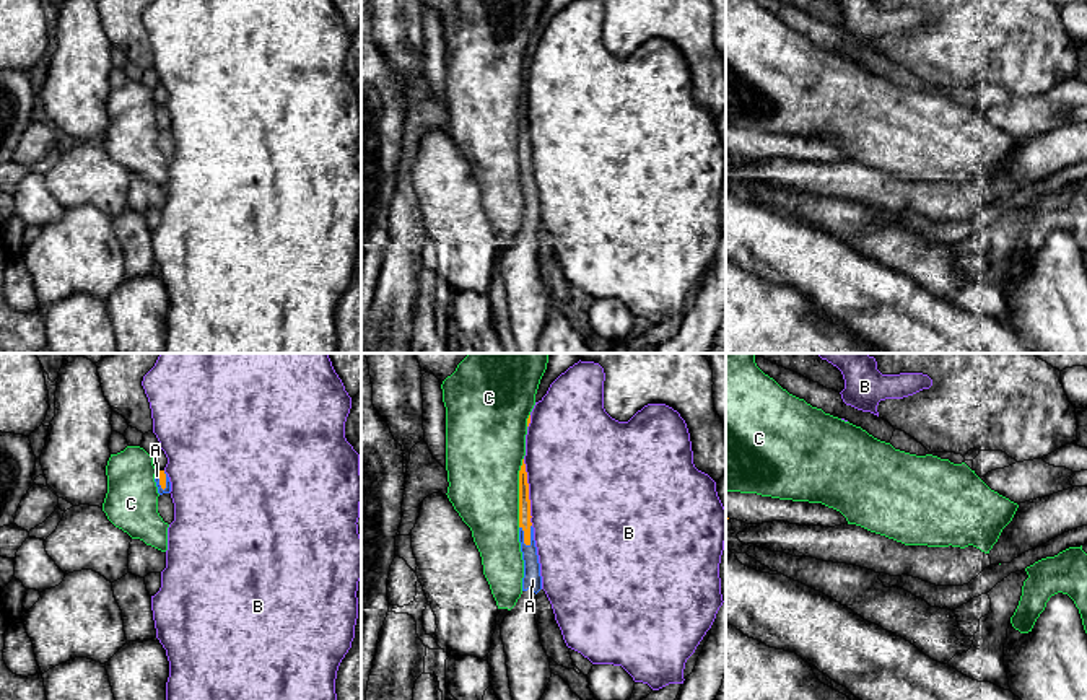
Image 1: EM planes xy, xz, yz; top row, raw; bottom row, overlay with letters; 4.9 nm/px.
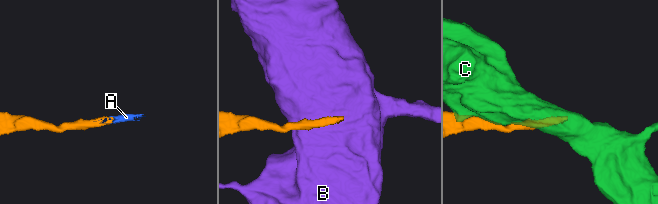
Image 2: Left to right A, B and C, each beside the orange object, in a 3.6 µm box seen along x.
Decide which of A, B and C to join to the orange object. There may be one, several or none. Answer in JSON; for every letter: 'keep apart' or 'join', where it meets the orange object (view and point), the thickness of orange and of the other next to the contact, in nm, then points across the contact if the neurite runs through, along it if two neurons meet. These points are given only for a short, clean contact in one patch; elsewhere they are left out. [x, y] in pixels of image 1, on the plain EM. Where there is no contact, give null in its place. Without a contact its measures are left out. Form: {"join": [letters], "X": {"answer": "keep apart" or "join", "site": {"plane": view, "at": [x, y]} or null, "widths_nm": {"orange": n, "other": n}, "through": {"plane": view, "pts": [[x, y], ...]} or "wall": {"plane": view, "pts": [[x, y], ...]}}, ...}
{"join": ["A"], "A": {"answer": "join", "site": {"plane": "xz", "at": [529, 171]}, "widths_nm": {"orange": 60, "other": 90}, "through": {"plane": "xz", "pts": [[524, 139], [524, 163], [529, 171], [532, 215]]}}, "B": {"answer": "keep apart", "site": {"plane": "xz", "at": [528, 127]}, "widths_nm": {"orange": 60, "other": 500}}, "C": {"answer": "keep apart", "site": {"plane": "xz", "at": [519, 127]}, "widths_nm": {"orange": 60, "other": 380}}}

